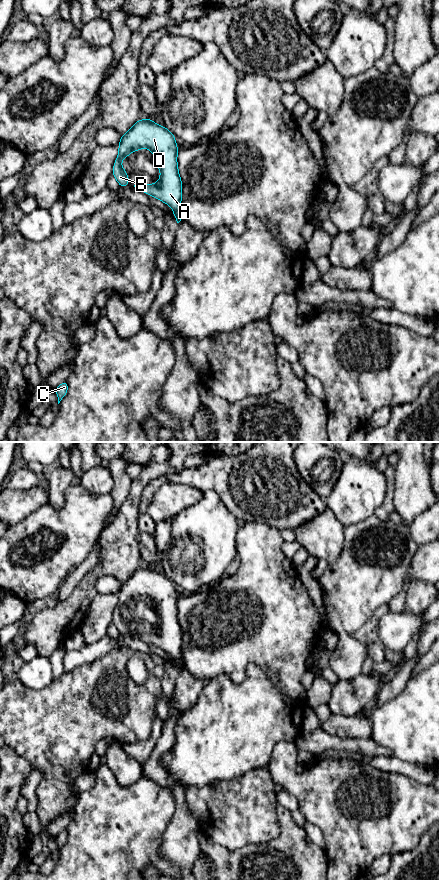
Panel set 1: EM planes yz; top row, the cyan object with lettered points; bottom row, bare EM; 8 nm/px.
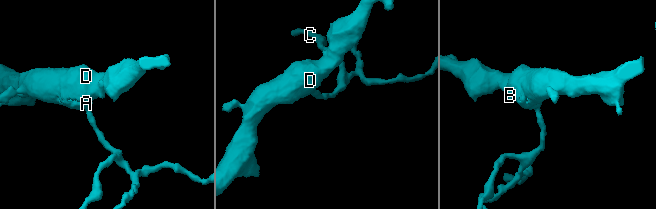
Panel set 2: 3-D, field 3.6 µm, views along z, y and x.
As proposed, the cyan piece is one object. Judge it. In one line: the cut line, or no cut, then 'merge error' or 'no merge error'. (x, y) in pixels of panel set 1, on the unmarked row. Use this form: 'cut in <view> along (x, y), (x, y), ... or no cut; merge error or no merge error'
no cut; no merge error

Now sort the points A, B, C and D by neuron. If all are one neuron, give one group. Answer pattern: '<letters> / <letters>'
A B C D

